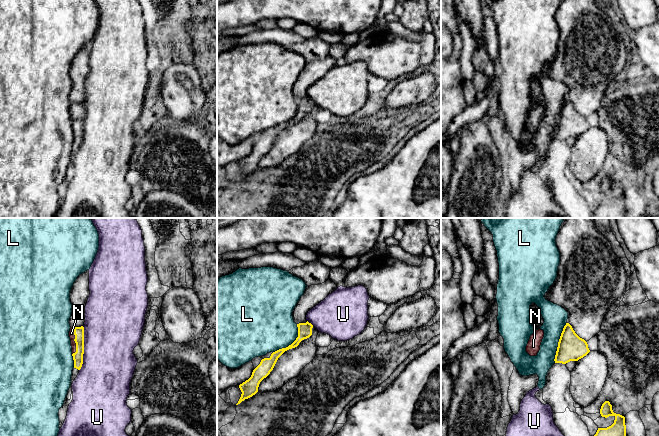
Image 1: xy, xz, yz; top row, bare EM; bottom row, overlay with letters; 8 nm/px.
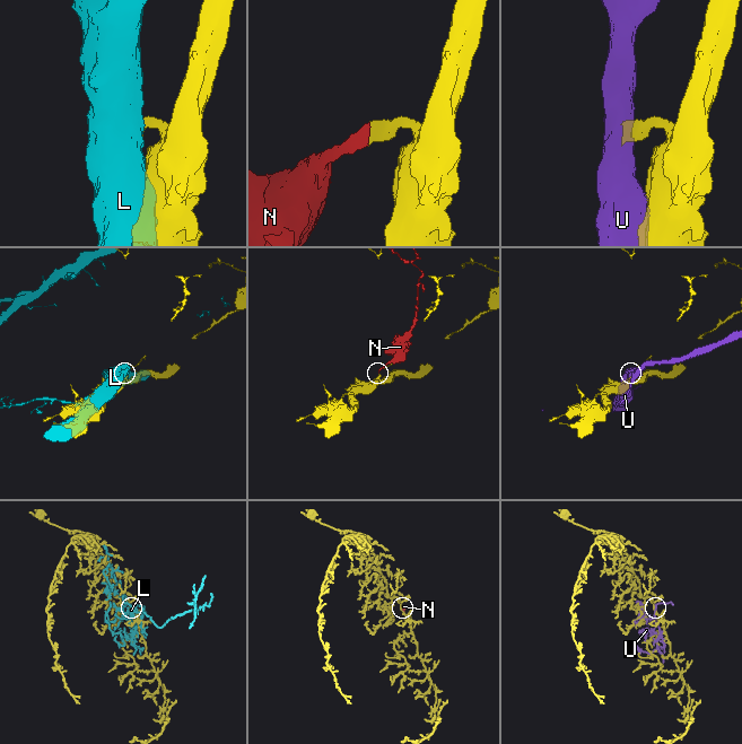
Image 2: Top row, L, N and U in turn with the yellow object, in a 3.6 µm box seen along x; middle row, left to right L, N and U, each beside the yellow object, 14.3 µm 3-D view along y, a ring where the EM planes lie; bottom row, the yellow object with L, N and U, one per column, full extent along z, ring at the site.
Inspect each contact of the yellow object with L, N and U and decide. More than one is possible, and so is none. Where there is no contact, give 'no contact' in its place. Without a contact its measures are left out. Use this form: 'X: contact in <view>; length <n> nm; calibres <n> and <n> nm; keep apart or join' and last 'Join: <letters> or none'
L: contact in yz; length 340 nm; calibres 220 and 190 nm; keep apart
N: contact in xy; length 220 nm; calibres 80 and 50 nm; join
U: contact in xy; length 360 nm; calibres 80 and 440 nm; keep apart
Join: N

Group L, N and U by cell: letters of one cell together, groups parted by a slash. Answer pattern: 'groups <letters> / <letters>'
groups L / N / U

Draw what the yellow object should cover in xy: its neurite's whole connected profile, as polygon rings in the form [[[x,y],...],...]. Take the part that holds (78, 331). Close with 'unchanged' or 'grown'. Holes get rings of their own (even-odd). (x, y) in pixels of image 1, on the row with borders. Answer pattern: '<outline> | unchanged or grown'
[[[84,327],[70,328],[69,337],[72,346],[74,368],[80,370],[83,364],[84,354]]] | grown

